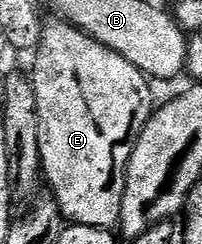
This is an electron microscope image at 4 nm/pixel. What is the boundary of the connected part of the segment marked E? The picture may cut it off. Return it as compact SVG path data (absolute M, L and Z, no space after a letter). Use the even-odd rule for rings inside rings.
M57 19L43 28L34 57L35 115L38 116L41 176L50 185L59 214L71 224L111 228L116 222L126 186L126 168L142 128L156 108L145 73L116 51Z

